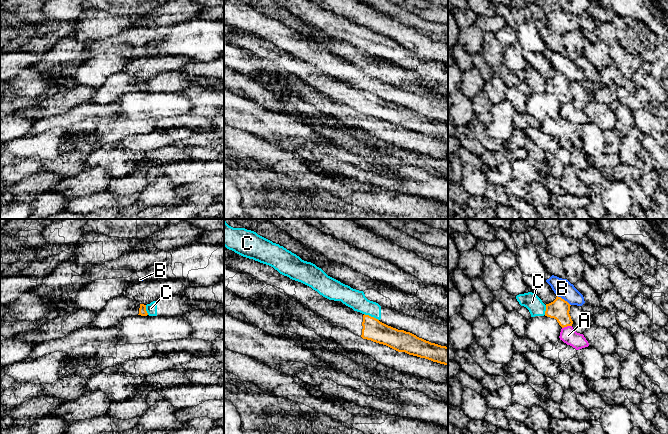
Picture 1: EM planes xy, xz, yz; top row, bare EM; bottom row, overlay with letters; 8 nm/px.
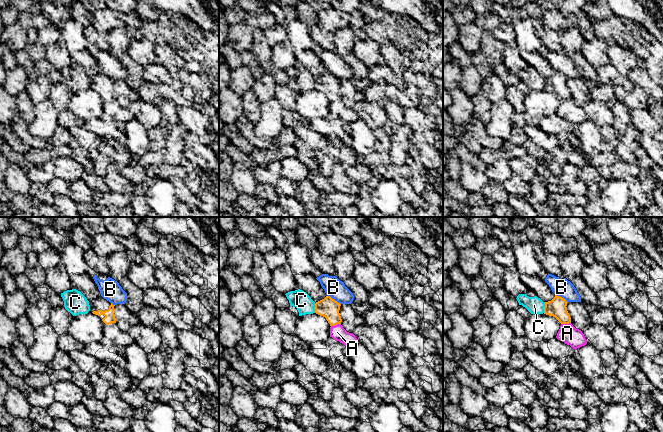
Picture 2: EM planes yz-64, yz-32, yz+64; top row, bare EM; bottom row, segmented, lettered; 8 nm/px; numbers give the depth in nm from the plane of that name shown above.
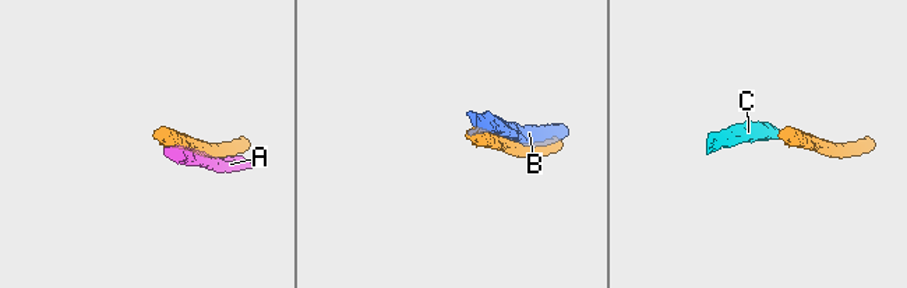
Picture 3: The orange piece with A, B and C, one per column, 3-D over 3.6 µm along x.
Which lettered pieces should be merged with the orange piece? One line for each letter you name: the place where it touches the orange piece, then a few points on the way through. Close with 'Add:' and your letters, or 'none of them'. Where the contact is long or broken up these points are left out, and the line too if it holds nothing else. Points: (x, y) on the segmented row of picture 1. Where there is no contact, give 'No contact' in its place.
Add: none of them

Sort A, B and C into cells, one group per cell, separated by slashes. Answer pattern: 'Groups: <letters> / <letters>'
Groups: A / B / C

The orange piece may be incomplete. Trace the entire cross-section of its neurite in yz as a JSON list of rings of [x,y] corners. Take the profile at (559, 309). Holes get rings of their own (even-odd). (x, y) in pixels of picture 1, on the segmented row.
[[[557,296],[553,302],[546,304],[545,316],[556,319],[562,328],[572,326],[570,306],[567,301]]]

